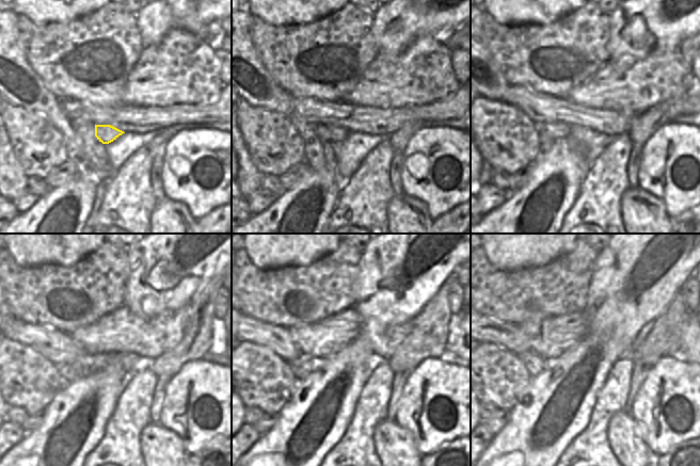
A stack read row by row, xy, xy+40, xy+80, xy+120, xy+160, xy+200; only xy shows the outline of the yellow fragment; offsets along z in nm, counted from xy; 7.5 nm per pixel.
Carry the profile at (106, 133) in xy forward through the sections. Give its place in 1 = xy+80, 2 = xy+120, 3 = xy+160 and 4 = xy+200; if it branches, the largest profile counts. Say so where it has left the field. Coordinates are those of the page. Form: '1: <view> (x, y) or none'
1: xy+80 (553, 131)
2: xy+120 (69, 371)
3: xy+160 (303, 366)
4: xy+200 (535, 365)

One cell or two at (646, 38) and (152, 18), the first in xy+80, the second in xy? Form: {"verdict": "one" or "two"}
{"verdict": "one"}

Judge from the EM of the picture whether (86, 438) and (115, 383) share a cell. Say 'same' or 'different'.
same

